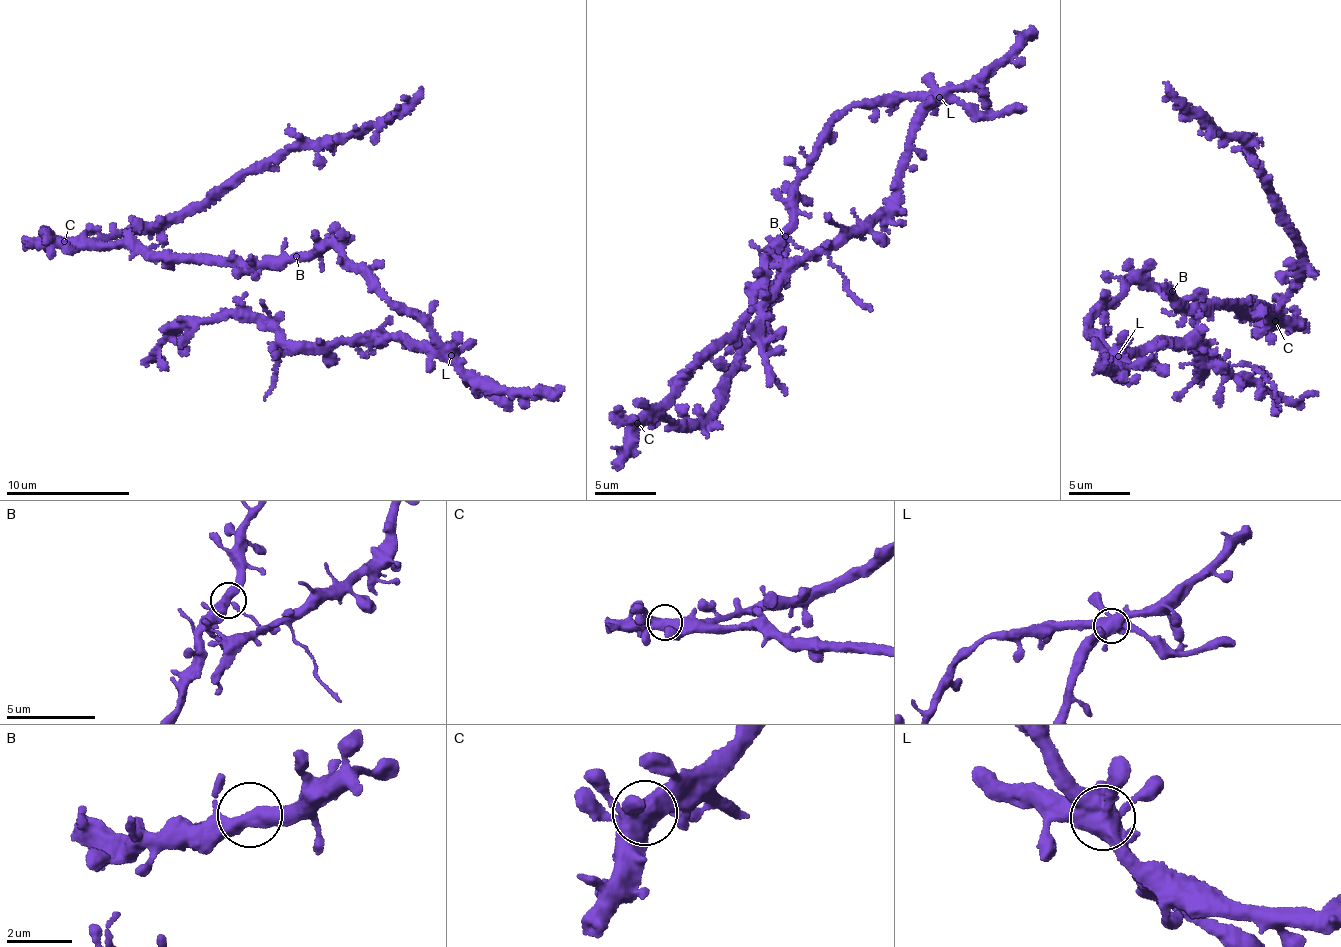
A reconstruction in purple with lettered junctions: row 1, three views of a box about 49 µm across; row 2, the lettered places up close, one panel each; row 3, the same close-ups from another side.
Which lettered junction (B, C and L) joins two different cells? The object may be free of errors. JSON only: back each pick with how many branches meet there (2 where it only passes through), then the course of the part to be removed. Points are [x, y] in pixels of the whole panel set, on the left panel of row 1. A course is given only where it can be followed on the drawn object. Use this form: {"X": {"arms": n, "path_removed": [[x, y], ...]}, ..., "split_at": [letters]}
{"L": {"arms": 7, "path_removed": [[451, 355], [393, 338], [378, 346], [366, 341], [293, 343], [239, 315], [188, 326], [155, 348], [161, 360]]}, "split_at": ["L"]}

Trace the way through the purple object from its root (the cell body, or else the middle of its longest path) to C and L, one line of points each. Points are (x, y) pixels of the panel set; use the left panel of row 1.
C: (292, 256), (256, 262), (239, 271), (229, 264), (211, 262), (171, 263), (132, 245), (72, 247), (64, 241)
L: (292, 256), (309, 255), (331, 245), (362, 275), (371, 289), (391, 303), (401, 305), (427, 324), (451, 355)

